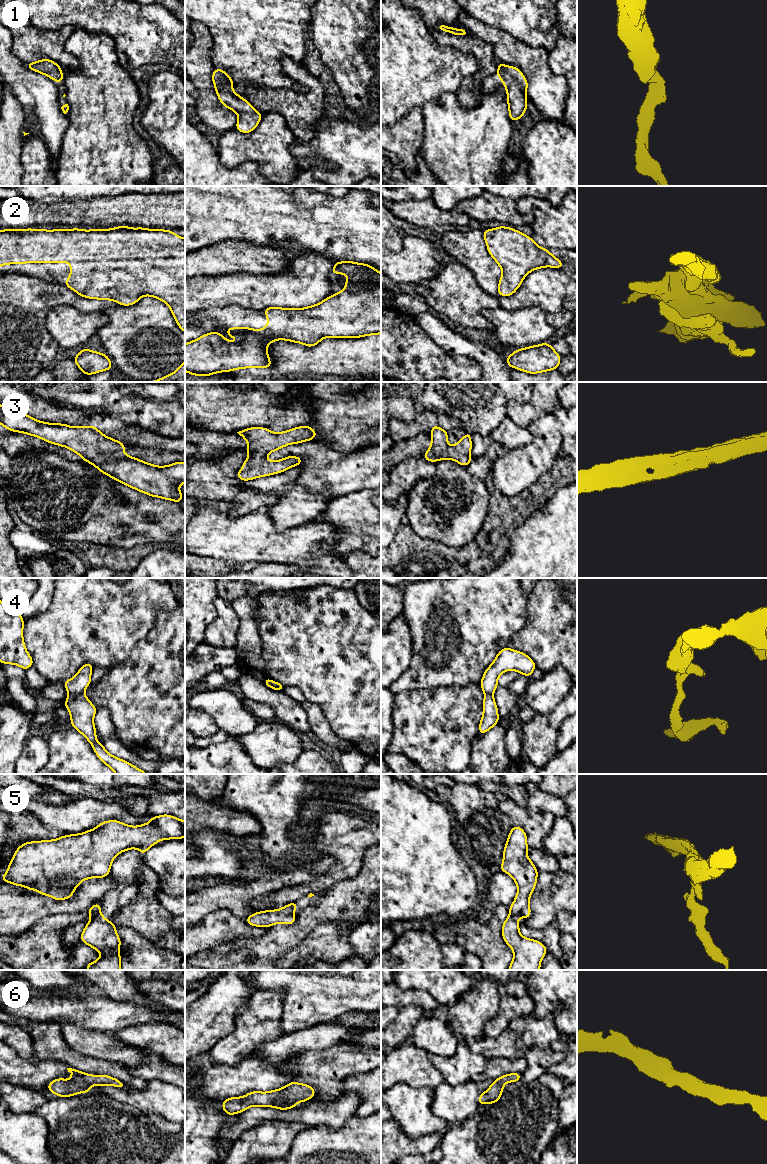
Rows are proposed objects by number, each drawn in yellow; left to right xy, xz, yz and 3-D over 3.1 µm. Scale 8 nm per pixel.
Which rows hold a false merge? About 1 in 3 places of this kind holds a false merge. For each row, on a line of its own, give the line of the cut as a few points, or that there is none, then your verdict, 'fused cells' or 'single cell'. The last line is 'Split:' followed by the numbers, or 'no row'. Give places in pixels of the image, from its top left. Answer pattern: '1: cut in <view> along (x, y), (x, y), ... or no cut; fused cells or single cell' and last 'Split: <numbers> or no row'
1: no cut; single cell
2: no cut; single cell
3: no cut; single cell
4: cut in xy along (82, 692), (68, 695); fused cells
5: cut in xy along (99, 912), (91, 918); fused cells
6: no cut; single cell
Split: 4, 5

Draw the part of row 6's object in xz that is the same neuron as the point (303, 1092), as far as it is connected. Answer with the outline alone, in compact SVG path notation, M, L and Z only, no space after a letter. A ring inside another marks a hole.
M290 1082L285 1087L269 1092L252 1091L243 1097L231 1097L222 1101L222 1109L228 1116L239 1114L251 1106L293 1109L296 1103L315 1096L315 1088L307 1084Z

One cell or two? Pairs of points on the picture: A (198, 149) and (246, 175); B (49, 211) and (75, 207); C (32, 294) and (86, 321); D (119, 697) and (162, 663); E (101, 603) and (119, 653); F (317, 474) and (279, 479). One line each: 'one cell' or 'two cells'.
A: one cell
B: one cell
C: two cells
D: one cell
E: one cell
F: two cells

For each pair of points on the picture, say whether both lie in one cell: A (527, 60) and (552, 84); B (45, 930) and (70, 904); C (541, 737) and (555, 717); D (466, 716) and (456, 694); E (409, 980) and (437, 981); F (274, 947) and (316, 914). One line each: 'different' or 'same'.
A: same
B: different
C: same
D: same
E: same
F: same

